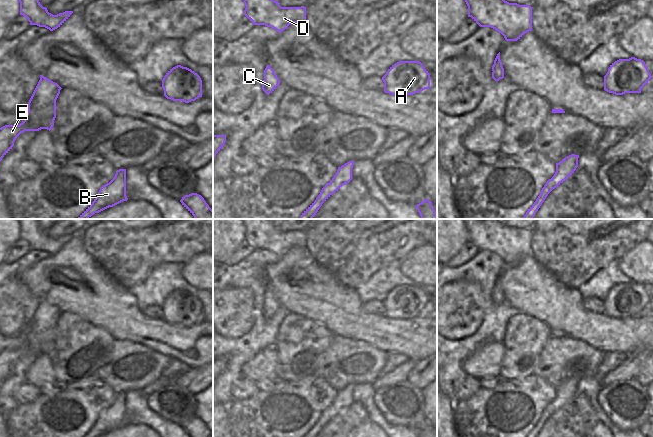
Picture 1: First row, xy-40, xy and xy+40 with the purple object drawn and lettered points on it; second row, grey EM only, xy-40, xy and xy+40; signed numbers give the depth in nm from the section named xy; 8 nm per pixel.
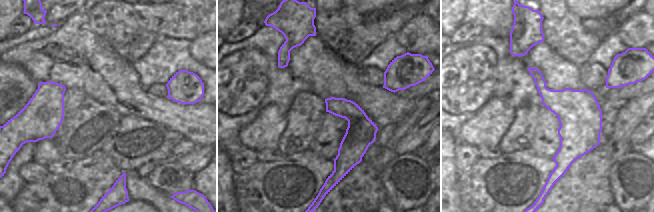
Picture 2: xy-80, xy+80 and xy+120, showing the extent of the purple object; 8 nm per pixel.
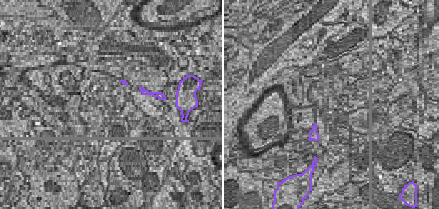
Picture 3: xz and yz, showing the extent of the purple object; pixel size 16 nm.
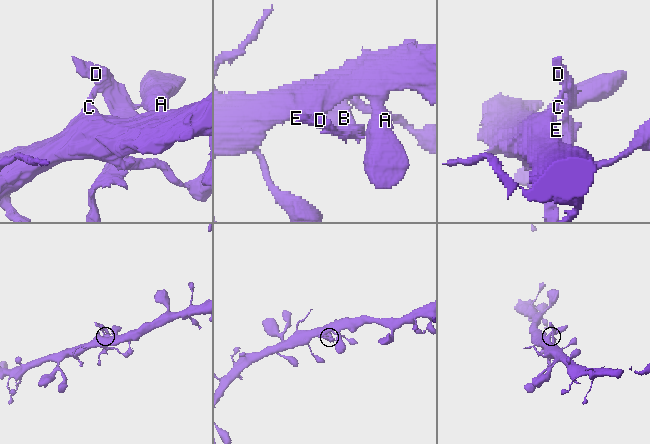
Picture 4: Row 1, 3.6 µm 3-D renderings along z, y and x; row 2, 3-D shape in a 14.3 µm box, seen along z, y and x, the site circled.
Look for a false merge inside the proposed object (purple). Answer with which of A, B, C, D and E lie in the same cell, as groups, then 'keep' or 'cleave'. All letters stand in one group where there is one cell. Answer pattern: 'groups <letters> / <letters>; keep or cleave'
groups A C E / B D; cleave

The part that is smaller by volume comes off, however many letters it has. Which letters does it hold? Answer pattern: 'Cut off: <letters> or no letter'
Cut off: B, D

